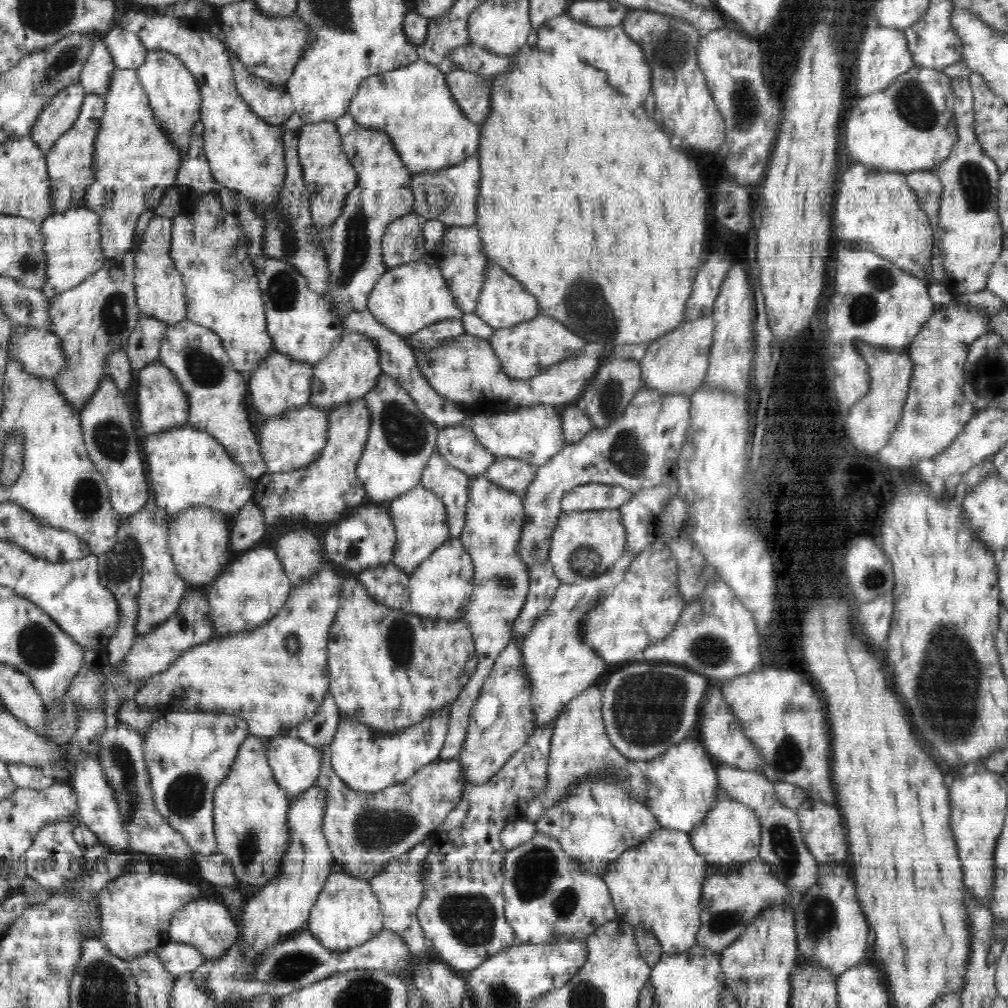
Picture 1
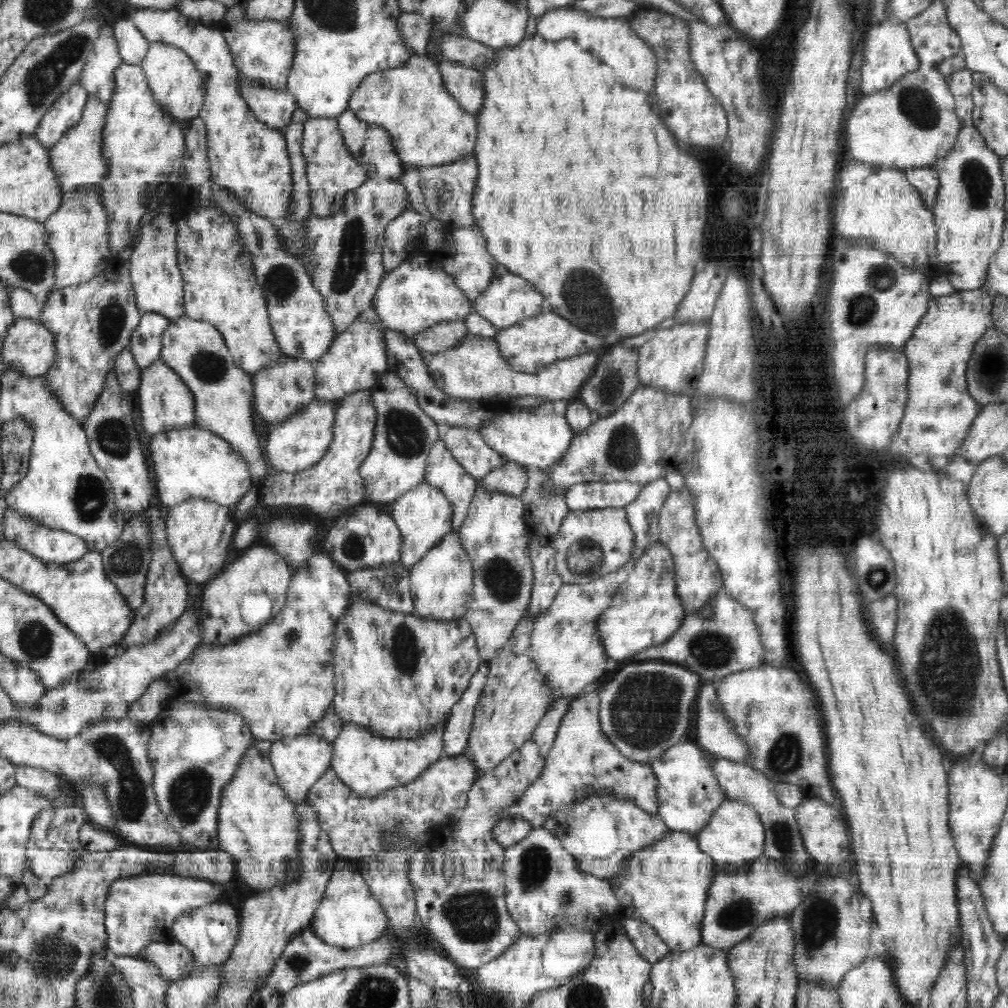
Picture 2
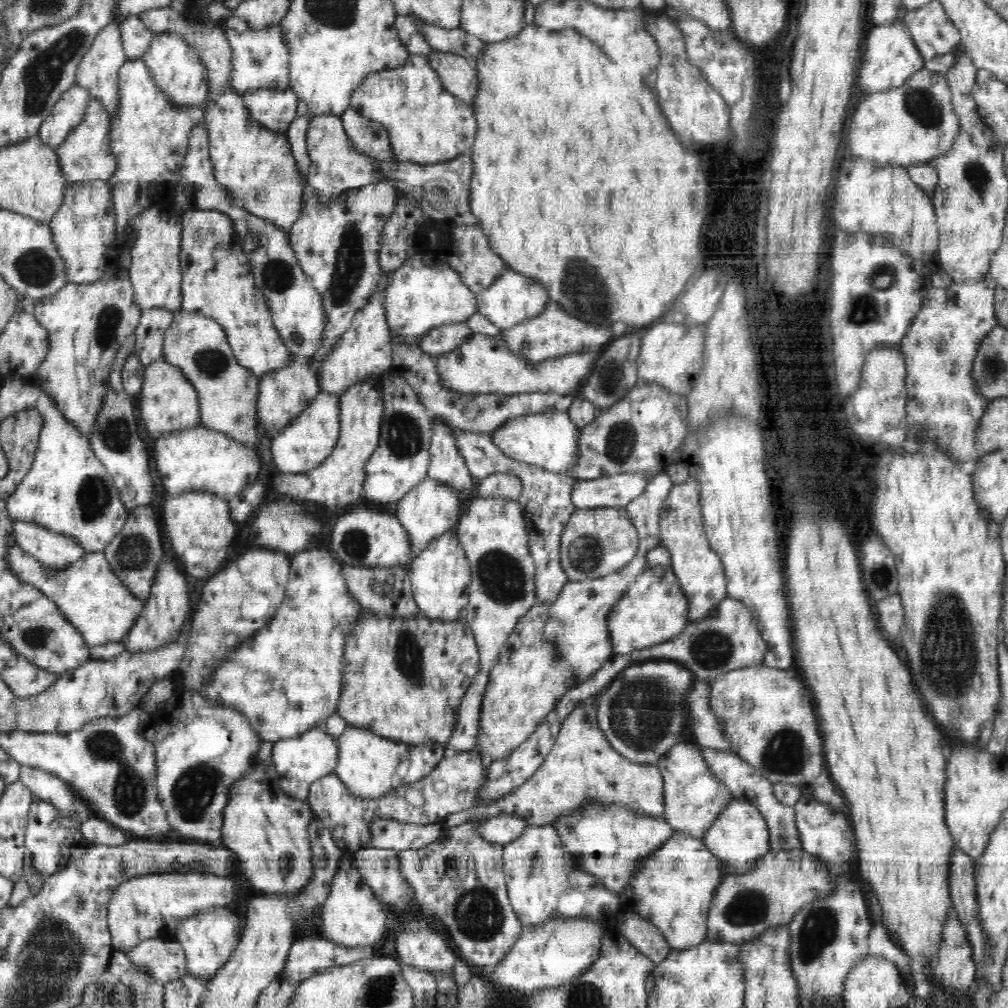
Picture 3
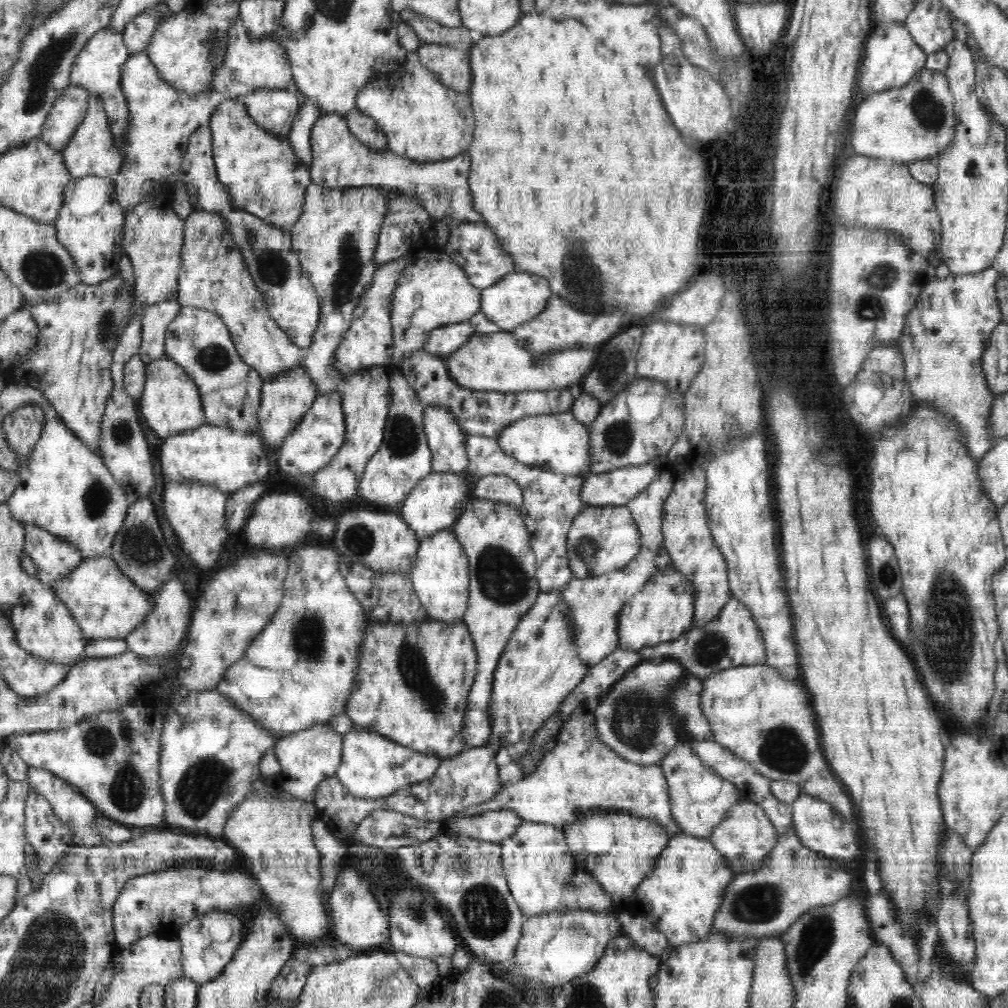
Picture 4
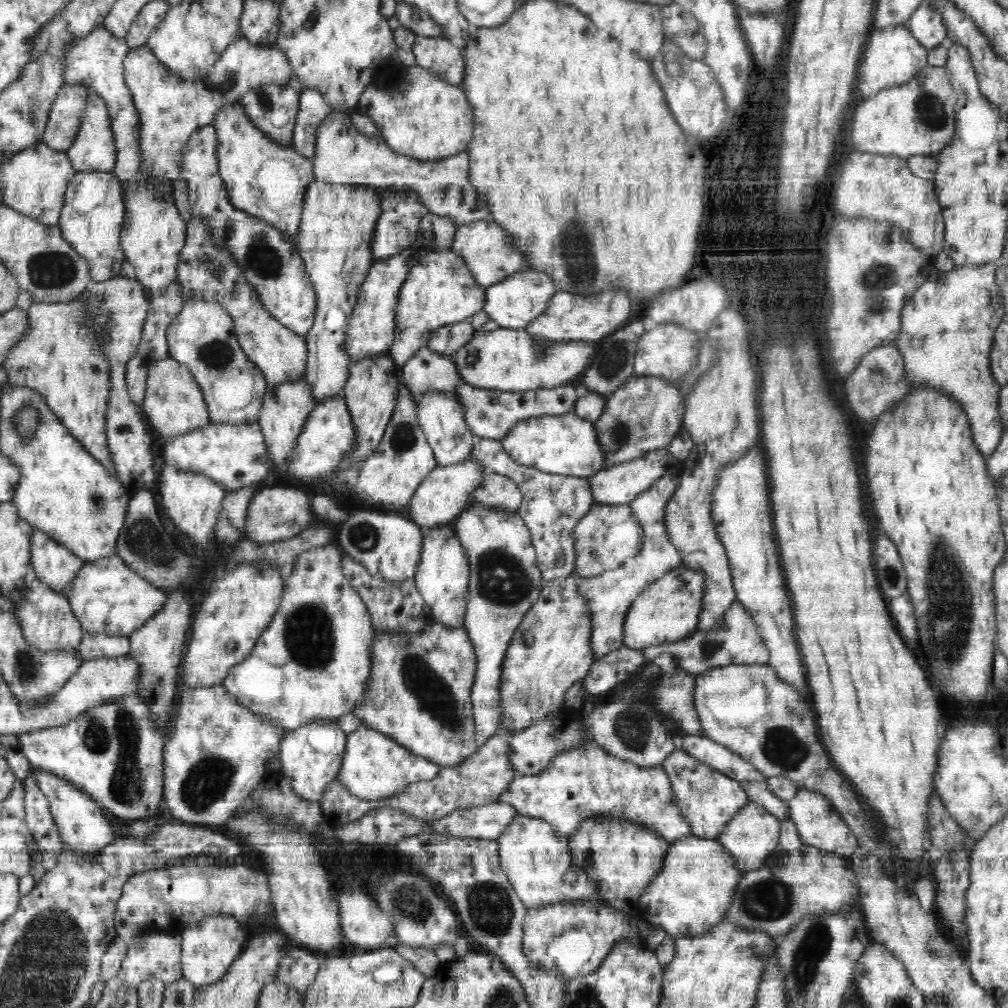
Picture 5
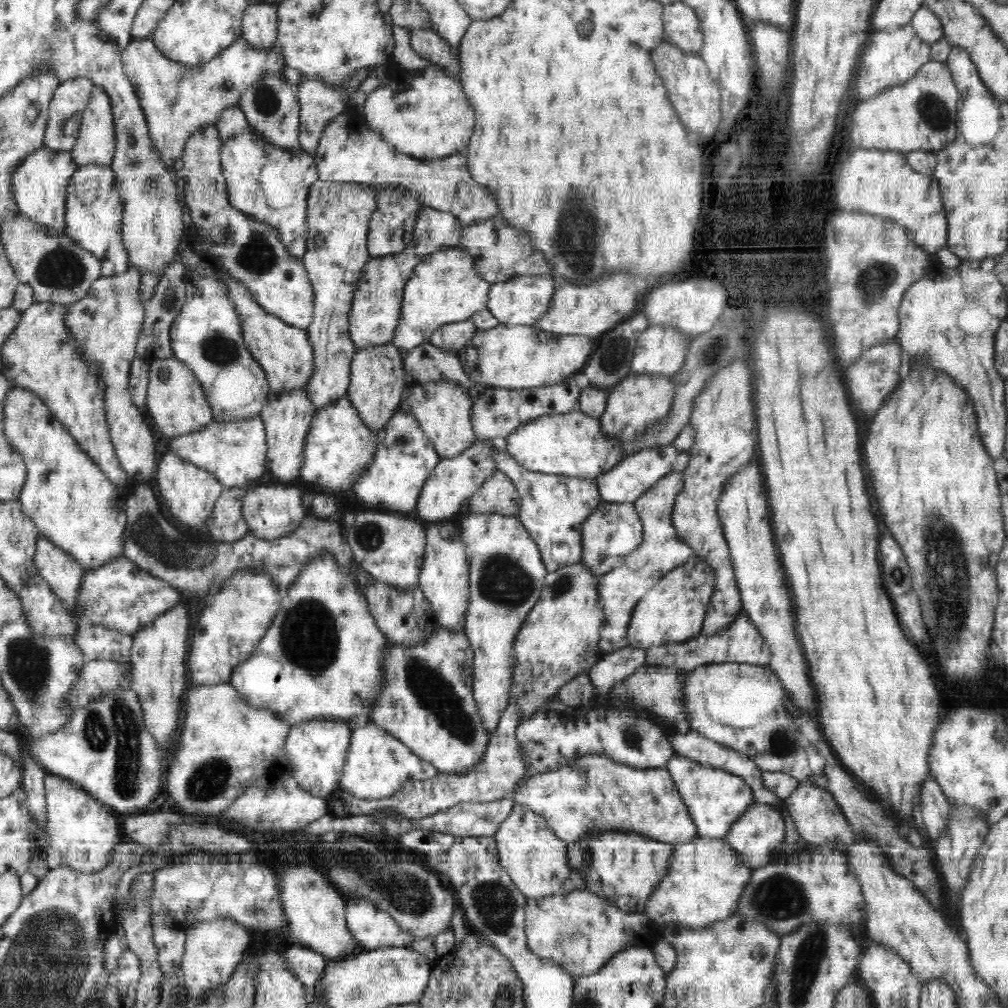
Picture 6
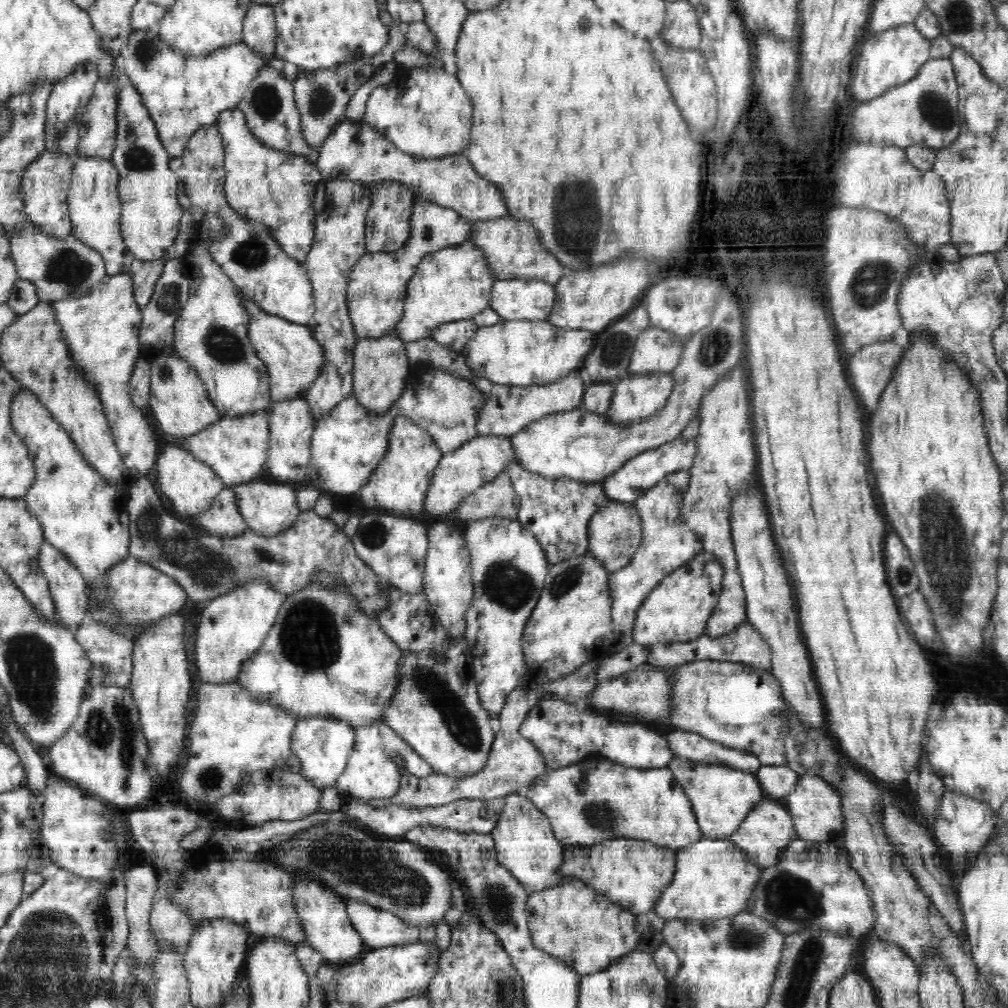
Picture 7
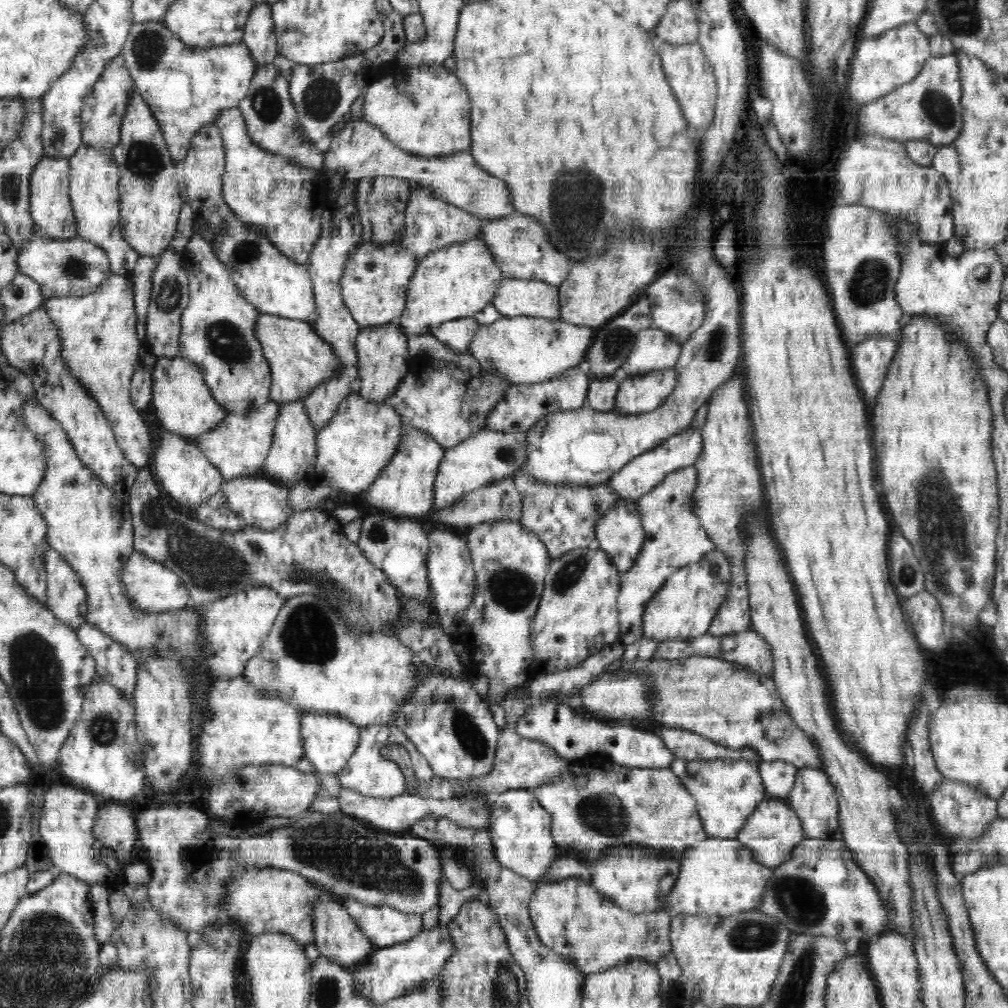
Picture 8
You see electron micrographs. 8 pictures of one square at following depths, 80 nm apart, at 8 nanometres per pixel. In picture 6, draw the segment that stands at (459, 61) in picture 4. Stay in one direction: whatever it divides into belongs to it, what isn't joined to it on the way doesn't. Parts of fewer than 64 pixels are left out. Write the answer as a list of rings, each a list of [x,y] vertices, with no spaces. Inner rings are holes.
[[[412,29],[410,42],[415,54],[427,64],[444,71],[454,70],[455,76],[459,76],[459,59],[452,57],[458,49],[450,47],[434,30]]]

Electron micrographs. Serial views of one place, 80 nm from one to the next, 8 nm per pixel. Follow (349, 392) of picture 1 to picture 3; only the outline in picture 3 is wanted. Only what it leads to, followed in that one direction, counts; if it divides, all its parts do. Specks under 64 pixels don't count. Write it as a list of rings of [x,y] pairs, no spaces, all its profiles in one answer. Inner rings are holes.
[[[382,272],[378,280],[378,288],[368,298],[368,302],[358,310],[350,328],[341,336],[336,344],[326,354],[325,361],[317,372],[319,389],[328,394],[341,394],[358,384],[366,382],[370,378],[380,378],[384,373],[391,371],[393,364],[393,345],[391,344],[391,332],[386,319],[383,292],[390,282],[392,272]]]

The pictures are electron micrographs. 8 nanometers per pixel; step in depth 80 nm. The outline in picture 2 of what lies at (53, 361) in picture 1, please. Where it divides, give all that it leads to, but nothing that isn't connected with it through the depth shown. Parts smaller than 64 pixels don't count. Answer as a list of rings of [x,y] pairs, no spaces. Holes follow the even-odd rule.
[[[15,320],[2,342],[4,370],[18,369],[22,375],[42,377],[56,358],[54,335],[40,322]]]

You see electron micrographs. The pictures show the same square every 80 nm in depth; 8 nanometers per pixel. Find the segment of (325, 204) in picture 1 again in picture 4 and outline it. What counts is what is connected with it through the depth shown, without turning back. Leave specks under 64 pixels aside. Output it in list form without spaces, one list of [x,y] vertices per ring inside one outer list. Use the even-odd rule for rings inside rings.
[[[328,113],[323,114],[314,123],[310,138],[313,152],[313,160],[309,166],[311,184],[321,184],[328,189],[374,186],[401,192],[416,197],[430,218],[447,221],[451,229],[462,223],[482,221],[482,217],[474,211],[474,202],[470,195],[469,151],[454,158],[424,163],[398,156],[390,149],[378,152],[362,144],[349,131],[344,116]]]

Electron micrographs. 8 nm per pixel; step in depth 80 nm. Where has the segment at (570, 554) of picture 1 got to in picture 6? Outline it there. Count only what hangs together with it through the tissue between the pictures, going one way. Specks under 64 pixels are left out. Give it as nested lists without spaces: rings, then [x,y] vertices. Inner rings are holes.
[[[602,501],[598,508],[582,523],[581,563],[594,574],[603,575],[612,569],[621,567],[625,558],[639,546],[636,542],[634,526],[622,514],[634,514],[633,503],[614,503]]]

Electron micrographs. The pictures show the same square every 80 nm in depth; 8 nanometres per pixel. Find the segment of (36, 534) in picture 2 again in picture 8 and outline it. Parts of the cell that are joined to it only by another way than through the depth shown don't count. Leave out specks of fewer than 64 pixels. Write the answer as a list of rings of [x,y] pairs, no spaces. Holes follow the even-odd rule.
[[[52,547],[45,550],[47,574],[47,606],[68,626],[77,629],[86,623],[88,612],[86,589],[78,573]]]

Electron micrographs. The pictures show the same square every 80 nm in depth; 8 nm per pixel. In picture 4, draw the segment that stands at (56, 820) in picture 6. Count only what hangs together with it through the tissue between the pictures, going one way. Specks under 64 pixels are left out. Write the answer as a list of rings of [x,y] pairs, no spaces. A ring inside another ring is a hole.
[[[29,767],[27,770],[25,781],[27,786],[32,787],[32,791],[35,791],[38,795],[48,800],[48,803],[53,808],[54,814],[62,823],[70,825],[72,835],[74,835],[74,845],[91,847],[104,842],[99,832],[95,832],[93,829],[95,820],[100,818],[100,813],[90,800],[86,799],[82,794],[75,792],[70,783],[58,778],[53,772],[34,767]]]

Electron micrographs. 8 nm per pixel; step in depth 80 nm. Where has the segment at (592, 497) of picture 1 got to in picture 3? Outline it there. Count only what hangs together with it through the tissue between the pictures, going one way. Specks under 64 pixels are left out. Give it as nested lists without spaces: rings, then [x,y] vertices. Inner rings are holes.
[[[628,472],[576,481],[571,492],[572,504],[576,509],[625,507],[644,492],[652,477],[649,472]]]

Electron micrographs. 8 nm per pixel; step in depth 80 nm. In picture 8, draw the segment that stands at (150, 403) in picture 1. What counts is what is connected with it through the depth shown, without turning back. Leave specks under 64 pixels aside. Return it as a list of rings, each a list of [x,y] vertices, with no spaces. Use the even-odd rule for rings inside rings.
[[[157,357],[151,370],[153,380],[152,408],[160,424],[170,432],[195,438],[212,430],[229,413],[220,406],[206,386],[202,371],[182,357]]]

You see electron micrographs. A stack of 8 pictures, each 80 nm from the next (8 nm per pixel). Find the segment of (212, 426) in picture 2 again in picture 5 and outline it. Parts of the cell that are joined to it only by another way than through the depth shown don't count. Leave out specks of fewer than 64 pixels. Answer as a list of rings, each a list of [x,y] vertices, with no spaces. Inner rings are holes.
[[[188,300],[185,301],[182,311],[174,318],[174,321],[170,324],[167,330],[167,343],[169,346],[169,356],[172,357],[174,360],[177,360],[179,363],[185,364],[192,373],[192,376],[195,378],[195,381],[200,386],[202,394],[204,395],[204,400],[209,412],[209,422],[211,424],[254,424],[254,422],[258,423],[258,416],[263,405],[263,398],[265,395],[265,390],[267,387],[267,380],[263,375],[263,372],[253,363],[248,360],[248,357],[244,354],[244,351],[240,348],[240,345],[237,341],[237,335],[234,334],[234,321],[230,318],[230,315],[226,313],[226,310],[223,306],[218,302],[210,302],[209,300]],[[212,388],[242,388],[242,400],[232,400],[232,410],[228,408],[230,406],[230,402],[226,404],[226,406],[220,406],[218,402],[216,402],[216,398],[214,398],[214,394],[212,394]]]

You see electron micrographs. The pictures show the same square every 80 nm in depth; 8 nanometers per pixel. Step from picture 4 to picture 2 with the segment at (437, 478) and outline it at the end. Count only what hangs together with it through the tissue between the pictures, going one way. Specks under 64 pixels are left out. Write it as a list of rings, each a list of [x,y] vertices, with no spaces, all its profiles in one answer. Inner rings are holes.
[[[422,481],[416,488],[398,497],[392,506],[391,515],[402,535],[399,563],[412,570],[412,566],[424,558],[444,536],[451,532],[452,507],[450,501],[430,483]]]

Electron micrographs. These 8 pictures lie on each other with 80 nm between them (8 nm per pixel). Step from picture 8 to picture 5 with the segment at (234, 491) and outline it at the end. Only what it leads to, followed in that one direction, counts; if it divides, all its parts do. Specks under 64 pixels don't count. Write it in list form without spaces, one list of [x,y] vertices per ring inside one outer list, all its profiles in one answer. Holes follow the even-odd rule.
[[[280,486],[264,488],[254,494],[254,498],[250,500],[245,534],[248,534],[250,540],[258,543],[280,542],[294,538],[294,536],[298,536],[303,530],[306,530],[308,524],[313,524],[319,520],[316,514],[312,514],[310,510],[312,510],[310,500],[300,490],[280,488]]]

